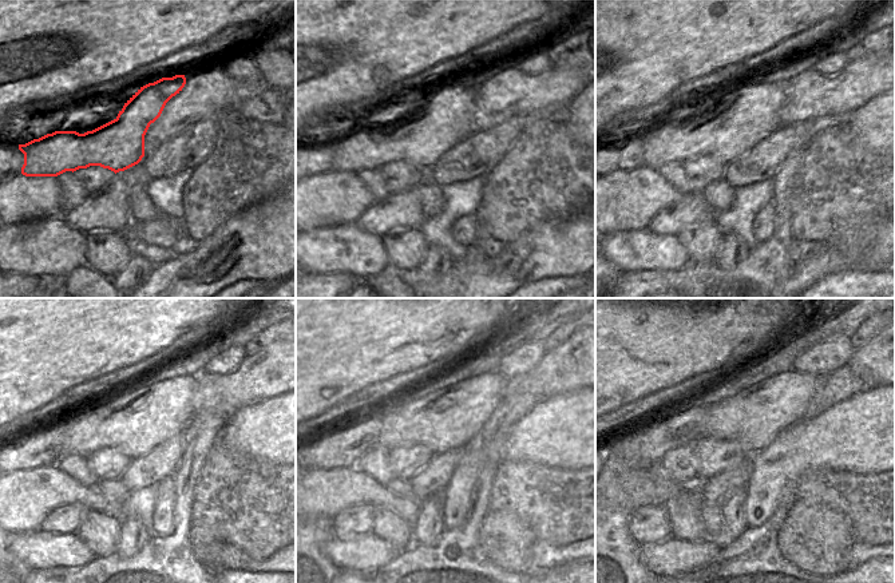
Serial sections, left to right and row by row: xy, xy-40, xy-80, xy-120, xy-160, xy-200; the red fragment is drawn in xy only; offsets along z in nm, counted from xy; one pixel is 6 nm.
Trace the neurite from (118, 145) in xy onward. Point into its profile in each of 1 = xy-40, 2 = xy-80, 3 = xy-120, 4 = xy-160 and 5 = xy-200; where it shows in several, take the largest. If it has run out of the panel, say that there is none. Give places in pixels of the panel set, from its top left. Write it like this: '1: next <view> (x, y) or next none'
1: next xy-40 (446, 118)
2: next xy-80 (748, 112)
3: next xy-120 (137, 419)
4: next xy-160 (450, 419)
5: next xy-200 (753, 417)

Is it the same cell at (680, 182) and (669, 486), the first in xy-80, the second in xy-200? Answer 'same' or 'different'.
different

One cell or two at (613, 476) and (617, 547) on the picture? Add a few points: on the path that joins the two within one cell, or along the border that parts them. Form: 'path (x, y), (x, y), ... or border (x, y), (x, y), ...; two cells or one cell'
path (610, 494), (610, 530); one cell

